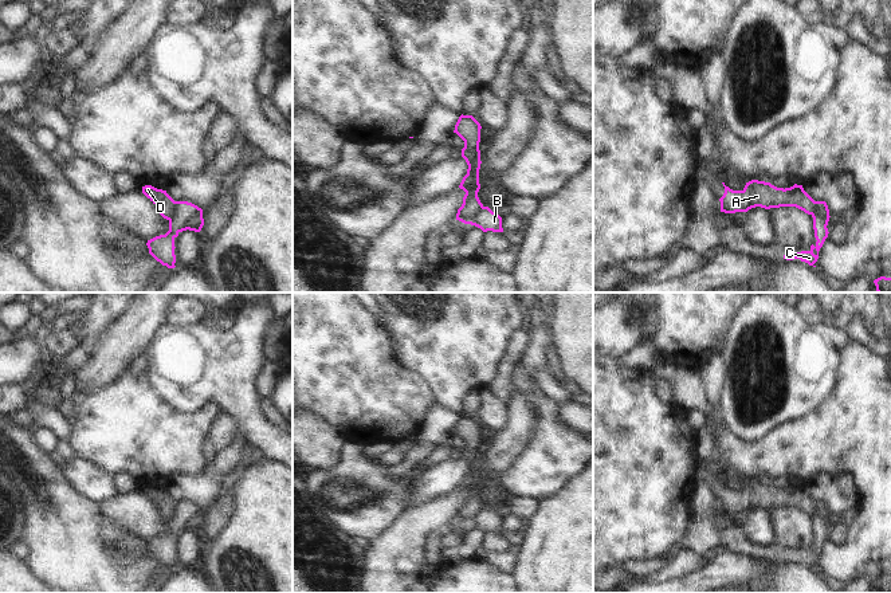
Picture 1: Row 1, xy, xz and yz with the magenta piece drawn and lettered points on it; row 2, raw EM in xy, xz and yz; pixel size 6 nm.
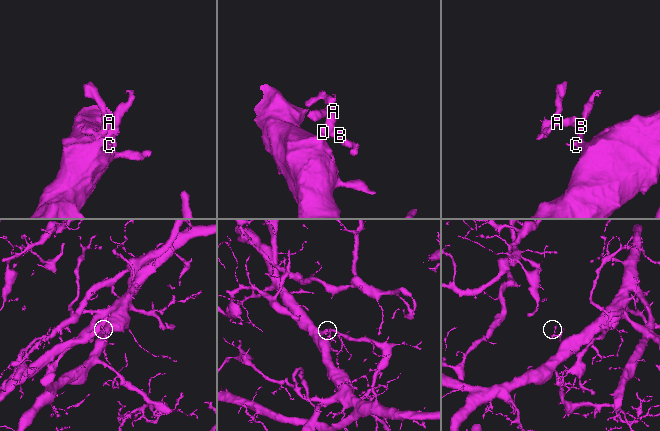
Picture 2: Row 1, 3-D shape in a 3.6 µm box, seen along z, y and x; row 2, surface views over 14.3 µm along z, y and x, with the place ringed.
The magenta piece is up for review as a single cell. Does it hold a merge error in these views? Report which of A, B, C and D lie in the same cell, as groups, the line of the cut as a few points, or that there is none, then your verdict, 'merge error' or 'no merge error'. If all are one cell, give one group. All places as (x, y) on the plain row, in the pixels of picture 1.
groups A D / B C; cut xy (176, 502), (175, 511), (168, 519); merge error

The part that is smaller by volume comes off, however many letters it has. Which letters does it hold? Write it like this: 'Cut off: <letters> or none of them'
Cut off: A, D

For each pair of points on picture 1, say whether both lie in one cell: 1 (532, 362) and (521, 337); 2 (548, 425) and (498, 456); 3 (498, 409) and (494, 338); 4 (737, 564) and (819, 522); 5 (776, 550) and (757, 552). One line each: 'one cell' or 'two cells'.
1: two cells
2: two cells
3: two cells
4: two cells
5: one cell

